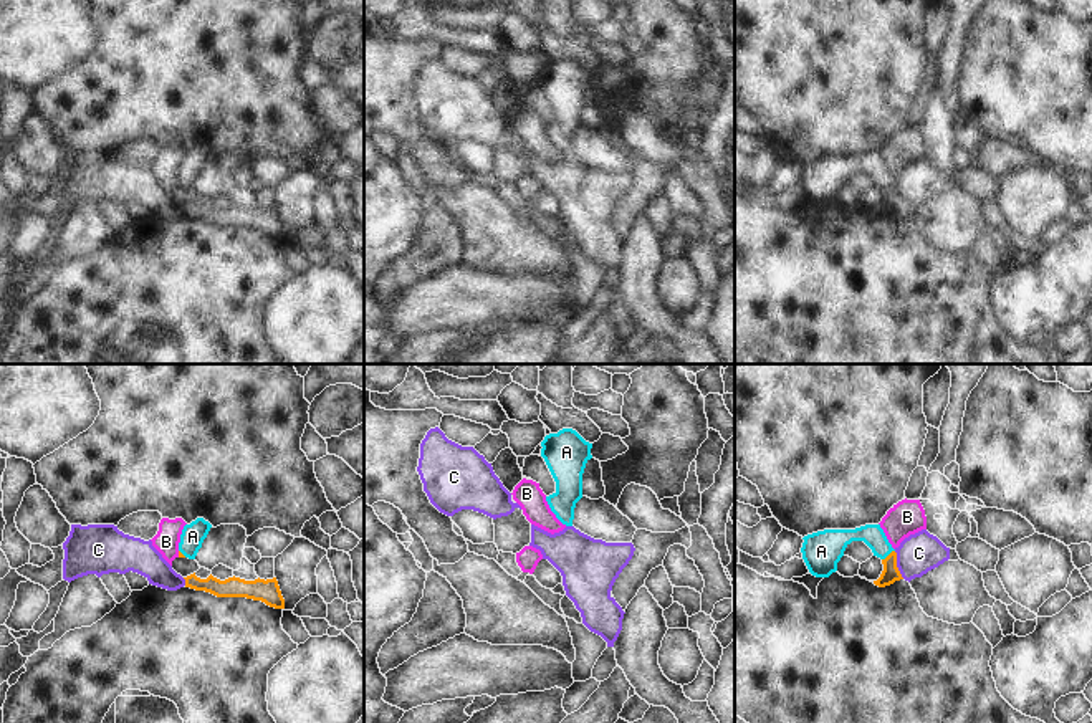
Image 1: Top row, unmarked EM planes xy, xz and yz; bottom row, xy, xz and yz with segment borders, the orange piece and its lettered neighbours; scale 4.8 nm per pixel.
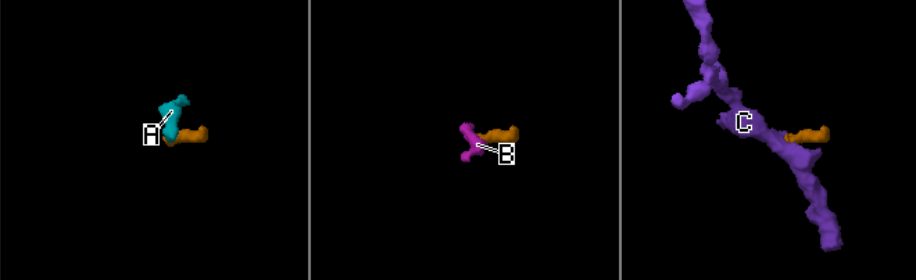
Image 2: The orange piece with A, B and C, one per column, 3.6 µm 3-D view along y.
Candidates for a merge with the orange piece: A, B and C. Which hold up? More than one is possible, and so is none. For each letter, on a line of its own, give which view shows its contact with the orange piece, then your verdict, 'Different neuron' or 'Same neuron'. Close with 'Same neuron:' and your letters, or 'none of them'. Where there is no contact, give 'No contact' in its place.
A: Touches orange in yz. Same neuron
B: Touches orange in xy. Different neuron
C: Touches orange in yz. Different neuron
Same neuron: A.

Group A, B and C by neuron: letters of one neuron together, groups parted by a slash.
A / B / C

